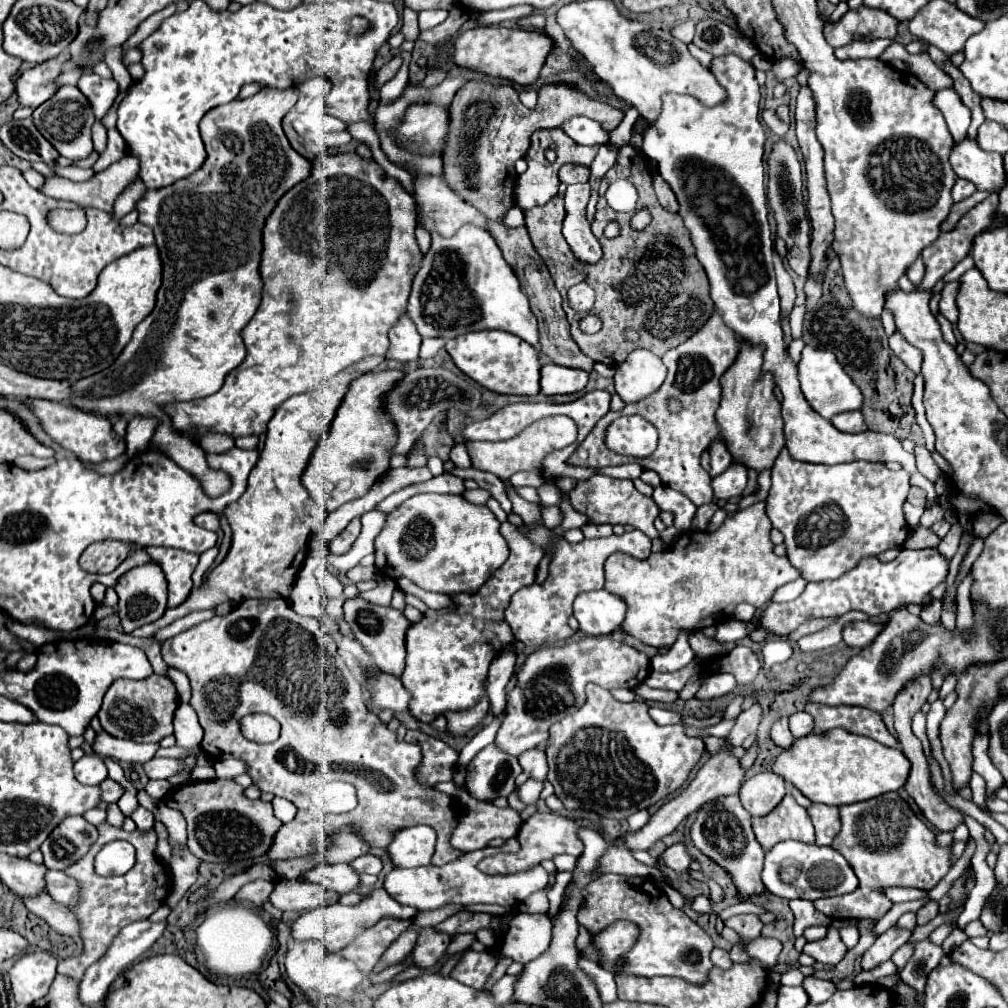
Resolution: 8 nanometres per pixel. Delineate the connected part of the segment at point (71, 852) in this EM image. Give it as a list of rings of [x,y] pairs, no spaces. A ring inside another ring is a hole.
[[[70,816],[62,824],[58,824],[40,846],[44,854],[44,866],[52,870],[66,870],[82,856],[86,856],[96,840],[96,826],[86,822],[82,816]]]

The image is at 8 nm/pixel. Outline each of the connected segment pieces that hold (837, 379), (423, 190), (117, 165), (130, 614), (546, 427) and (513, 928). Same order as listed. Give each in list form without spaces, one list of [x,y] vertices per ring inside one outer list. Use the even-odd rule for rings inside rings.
[[[804,346],[802,358],[798,362],[798,374],[800,374],[800,386],[802,394],[806,396],[808,404],[826,420],[832,416],[846,412],[846,410],[860,410],[862,406],[862,392],[858,386],[850,380],[850,376],[844,372],[844,368],[838,364],[832,352],[818,350],[812,346]]]
[[[438,176],[414,178],[414,192],[424,212],[422,224],[428,232],[438,230],[440,234],[454,234],[464,222],[488,228],[488,218],[468,202],[462,202]]]
[[[130,154],[118,162],[114,162],[110,168],[106,168],[104,172],[98,172],[94,174],[88,182],[72,182],[72,180],[66,180],[66,178],[46,178],[44,186],[40,188],[40,192],[44,196],[50,196],[54,200],[70,200],[82,208],[100,208],[100,210],[106,210],[106,212],[112,212],[114,202],[118,197],[118,194],[138,176],[138,162],[134,162],[134,158],[130,158]]]
[[[146,564],[146,566],[134,568],[128,574],[124,574],[116,584],[116,592],[120,598],[118,614],[120,614],[122,628],[126,634],[136,630],[138,626],[152,624],[152,622],[160,620],[168,608],[168,604],[166,604],[166,578],[164,578],[160,566],[156,566],[156,564]]]
[[[550,416],[542,418],[530,426],[526,426],[516,438],[512,440],[500,440],[500,442],[468,442],[468,454],[470,454],[472,466],[478,470],[490,472],[503,481],[521,470],[538,470],[538,462],[550,450],[566,448],[572,442],[576,442],[576,424],[568,416]]]
[[[518,913],[510,923],[498,952],[514,962],[526,964],[548,950],[552,938],[552,922],[545,914]]]

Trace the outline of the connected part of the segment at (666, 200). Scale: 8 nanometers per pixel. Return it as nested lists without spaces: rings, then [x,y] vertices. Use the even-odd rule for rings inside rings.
[[[654,174],[654,190],[658,196],[658,202],[668,210],[668,212],[678,212],[678,200],[676,194],[670,190],[670,186],[660,178],[660,174]]]

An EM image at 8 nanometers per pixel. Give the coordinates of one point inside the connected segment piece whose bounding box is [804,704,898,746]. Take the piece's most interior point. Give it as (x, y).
(855, 719)

